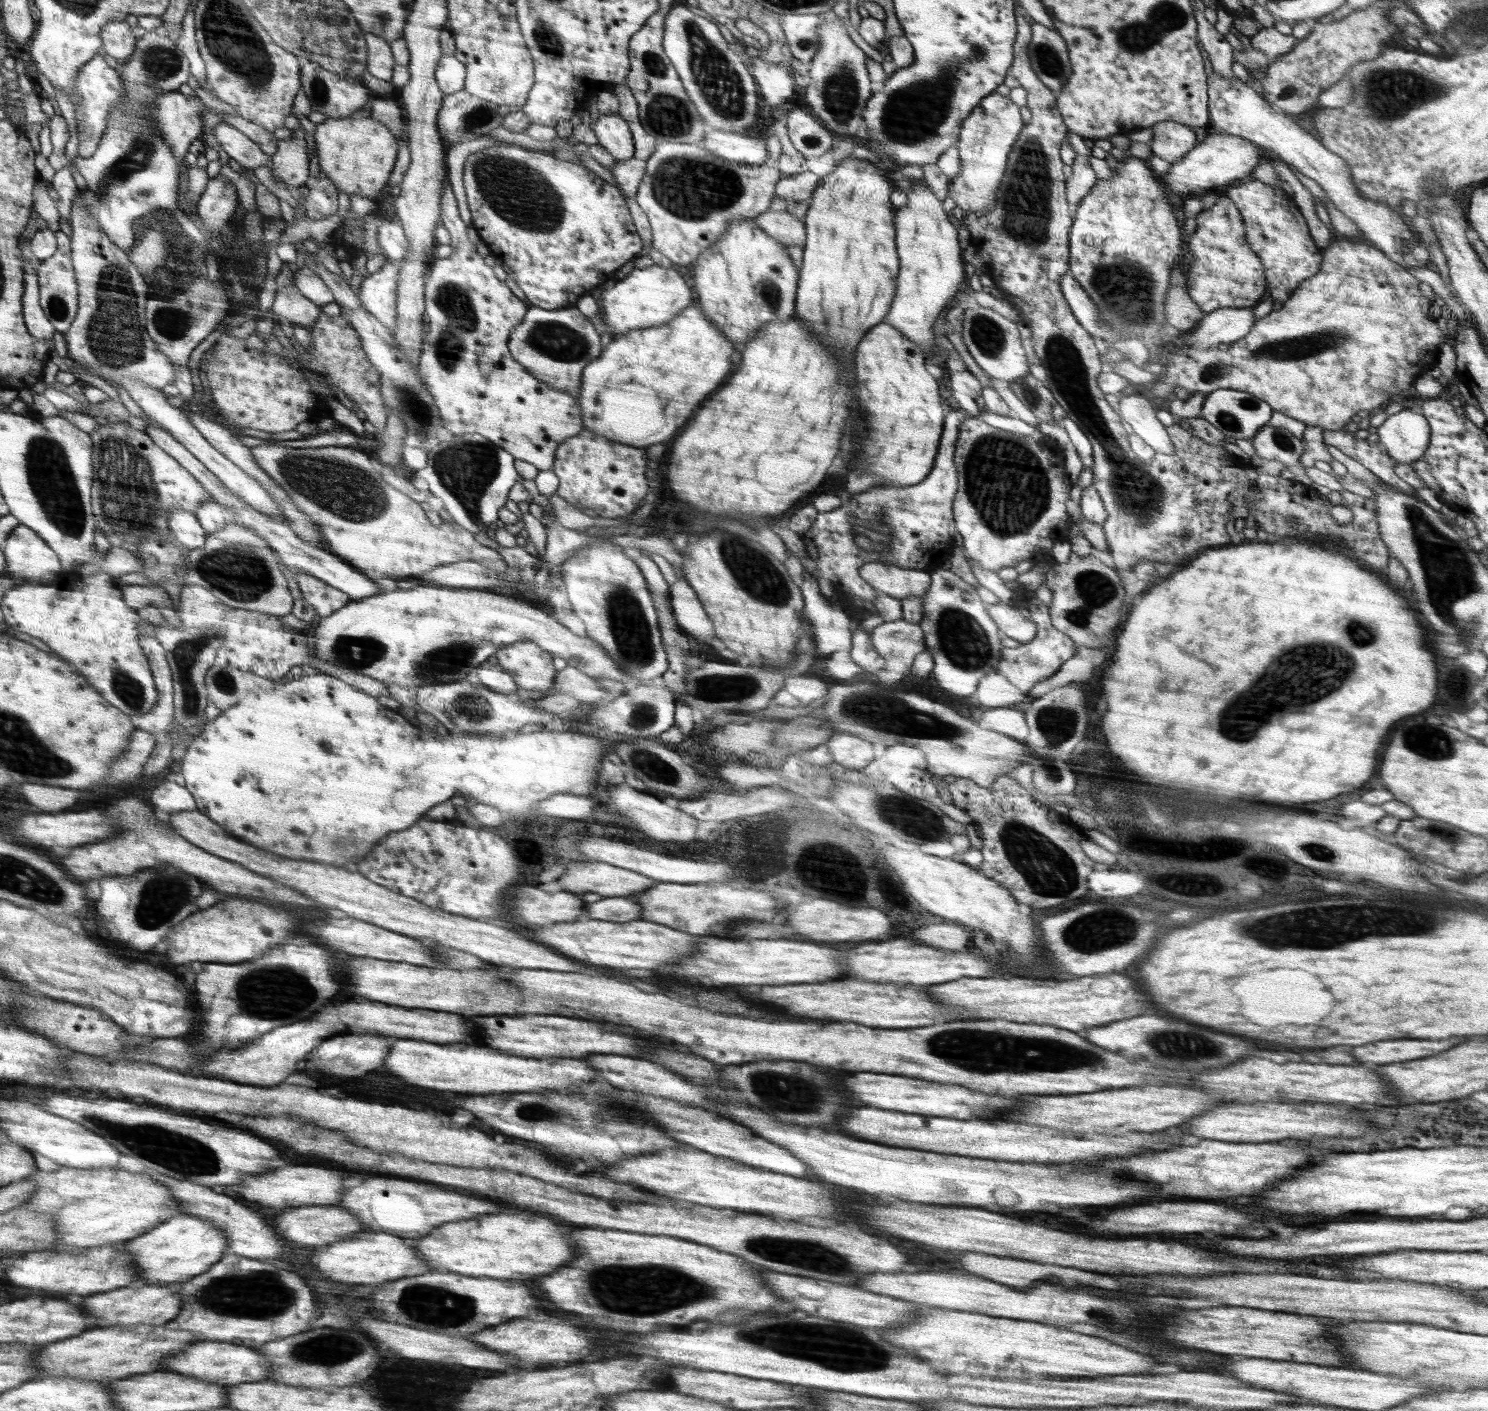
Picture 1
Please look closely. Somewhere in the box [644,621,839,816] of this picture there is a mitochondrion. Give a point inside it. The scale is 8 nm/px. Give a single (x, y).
(721, 686)

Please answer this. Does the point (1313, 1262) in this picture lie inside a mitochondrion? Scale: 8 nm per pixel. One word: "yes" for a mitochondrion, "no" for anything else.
no

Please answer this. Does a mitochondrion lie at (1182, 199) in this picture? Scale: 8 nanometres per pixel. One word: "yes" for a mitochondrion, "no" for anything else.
no

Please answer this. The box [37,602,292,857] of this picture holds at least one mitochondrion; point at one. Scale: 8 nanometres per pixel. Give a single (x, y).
(185, 651)

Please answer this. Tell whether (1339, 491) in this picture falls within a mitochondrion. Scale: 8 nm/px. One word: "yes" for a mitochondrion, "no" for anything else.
no

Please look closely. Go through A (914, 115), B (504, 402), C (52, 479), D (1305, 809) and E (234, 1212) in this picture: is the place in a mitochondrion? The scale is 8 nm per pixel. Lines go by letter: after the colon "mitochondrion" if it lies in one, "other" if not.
A: mitochondrion
B: other
C: mitochondrion
D: other
E: other

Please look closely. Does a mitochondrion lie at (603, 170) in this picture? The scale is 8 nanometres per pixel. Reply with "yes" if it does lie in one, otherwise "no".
no

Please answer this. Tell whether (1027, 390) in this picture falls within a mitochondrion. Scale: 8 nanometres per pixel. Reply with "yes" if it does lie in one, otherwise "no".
yes

